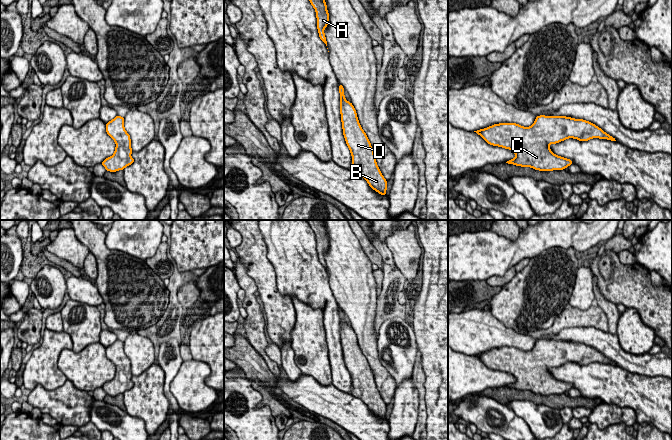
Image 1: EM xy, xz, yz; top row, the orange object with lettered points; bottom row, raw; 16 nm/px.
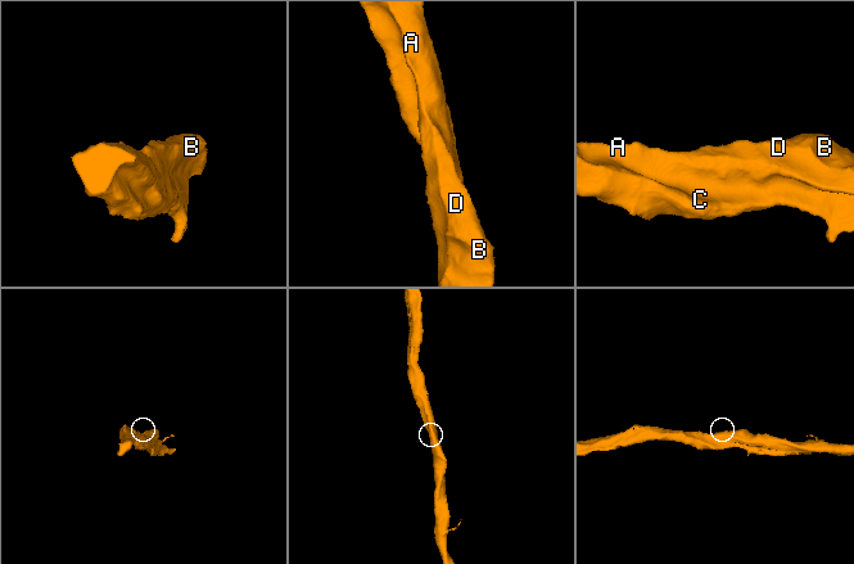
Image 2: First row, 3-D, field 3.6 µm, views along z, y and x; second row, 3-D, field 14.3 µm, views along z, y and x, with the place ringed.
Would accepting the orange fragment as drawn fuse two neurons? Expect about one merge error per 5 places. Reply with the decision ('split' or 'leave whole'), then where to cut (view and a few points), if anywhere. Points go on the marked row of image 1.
leave whole; no cut

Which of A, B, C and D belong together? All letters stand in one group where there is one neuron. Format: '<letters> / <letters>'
A B C D

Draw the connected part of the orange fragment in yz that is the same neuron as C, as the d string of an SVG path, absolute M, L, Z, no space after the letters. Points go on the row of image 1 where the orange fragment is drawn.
M540 115L536 117L530 127L523 127L515 123L500 123L474 132L479 134L488 144L512 150L515 153L515 158L506 163L531 167L540 171L563 170L573 164L572 160L555 155L549 148L550 144L556 144L568 138L578 139L579 141L600 138L617 142L615 138L593 123L565 116Z

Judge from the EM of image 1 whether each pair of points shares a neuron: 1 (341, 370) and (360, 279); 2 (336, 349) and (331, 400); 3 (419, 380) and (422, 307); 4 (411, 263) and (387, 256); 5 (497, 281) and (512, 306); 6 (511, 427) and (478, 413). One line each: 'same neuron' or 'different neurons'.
1: different neurons
2: different neurons
3: different neurons
4: different neurons
5: different neurons
6: same neuron

